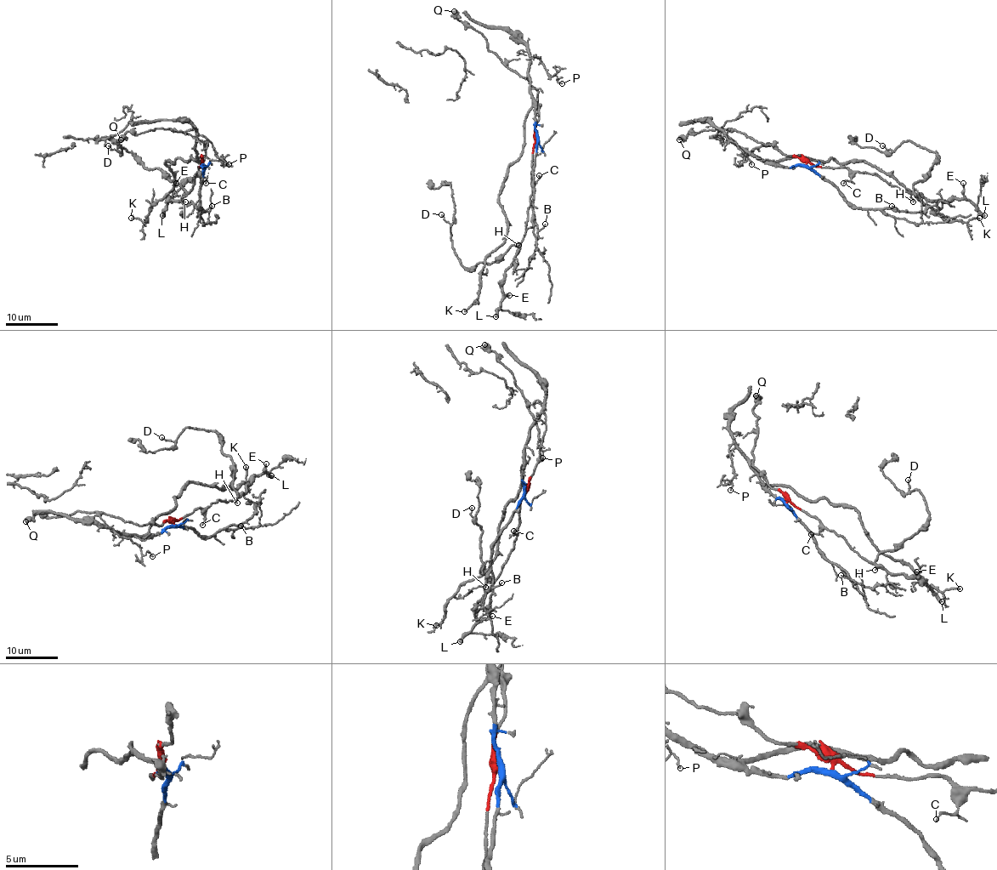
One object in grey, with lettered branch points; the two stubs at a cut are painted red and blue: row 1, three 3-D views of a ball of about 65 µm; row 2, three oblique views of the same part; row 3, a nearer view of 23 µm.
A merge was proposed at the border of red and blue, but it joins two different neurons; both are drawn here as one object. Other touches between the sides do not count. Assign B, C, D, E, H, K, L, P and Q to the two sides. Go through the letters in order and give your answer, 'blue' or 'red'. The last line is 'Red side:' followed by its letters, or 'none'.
B: blue
C: red
D: red
E: red
H: red
K: blue
L: red
P: blue
Q: red
Red side: C, D, E, H, L, Q

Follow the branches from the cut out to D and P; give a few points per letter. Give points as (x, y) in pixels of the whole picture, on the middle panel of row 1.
D: (536, 138), (529, 207), (520, 243), (494, 262), (465, 268), (442, 214)
P: (536, 138), (529, 62), (537, 58), (549, 76), (554, 75), (561, 82)

